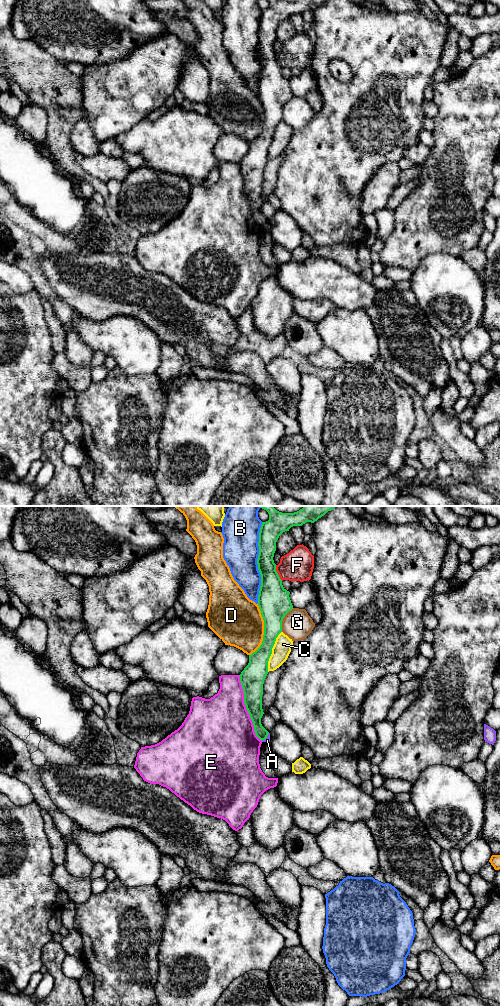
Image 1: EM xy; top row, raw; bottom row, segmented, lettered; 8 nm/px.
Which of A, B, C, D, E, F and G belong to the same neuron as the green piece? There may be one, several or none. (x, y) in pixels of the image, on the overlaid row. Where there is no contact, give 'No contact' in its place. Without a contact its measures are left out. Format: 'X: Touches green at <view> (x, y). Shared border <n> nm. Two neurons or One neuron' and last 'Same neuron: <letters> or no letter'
A: Touches green at xy (266, 737). Shared border 90 nm. Two neurons
B: Touches green at xy (257, 563). Shared border 650 nm. Two neurons
C: Touches green at xy (271, 651). Shared border 340 nm. Two neurons
D: Touches green at xy (264, 630). Shared border 420 nm. Two neurons
E: Touches green at xy (246, 708). Shared border 550 nm. Two neurons
F: Touches green at xy (277, 573). Shared border 140 nm. Two neurons
G: Touches green at xy (282, 619). Shared border 220 nm. Two neurons
Same neuron: no letter

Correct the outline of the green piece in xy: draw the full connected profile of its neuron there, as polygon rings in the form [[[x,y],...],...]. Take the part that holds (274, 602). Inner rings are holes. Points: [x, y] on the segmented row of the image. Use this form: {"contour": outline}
{"contour": [[[260,506],[269,514],[269,520],[262,522],[259,532],[258,570],[261,586],[258,606],[264,620],[264,635],[260,647],[249,655],[249,663],[239,675],[244,692],[244,704],[253,722],[254,731],[260,740],[265,740],[269,732],[262,726],[261,718],[263,684],[268,674],[268,661],[276,638],[282,632],[282,621],[293,609],[289,594],[283,585],[273,557],[279,536],[293,526],[306,522],[314,523],[337,506],[303,506],[294,513],[282,513],[273,506]]]}

